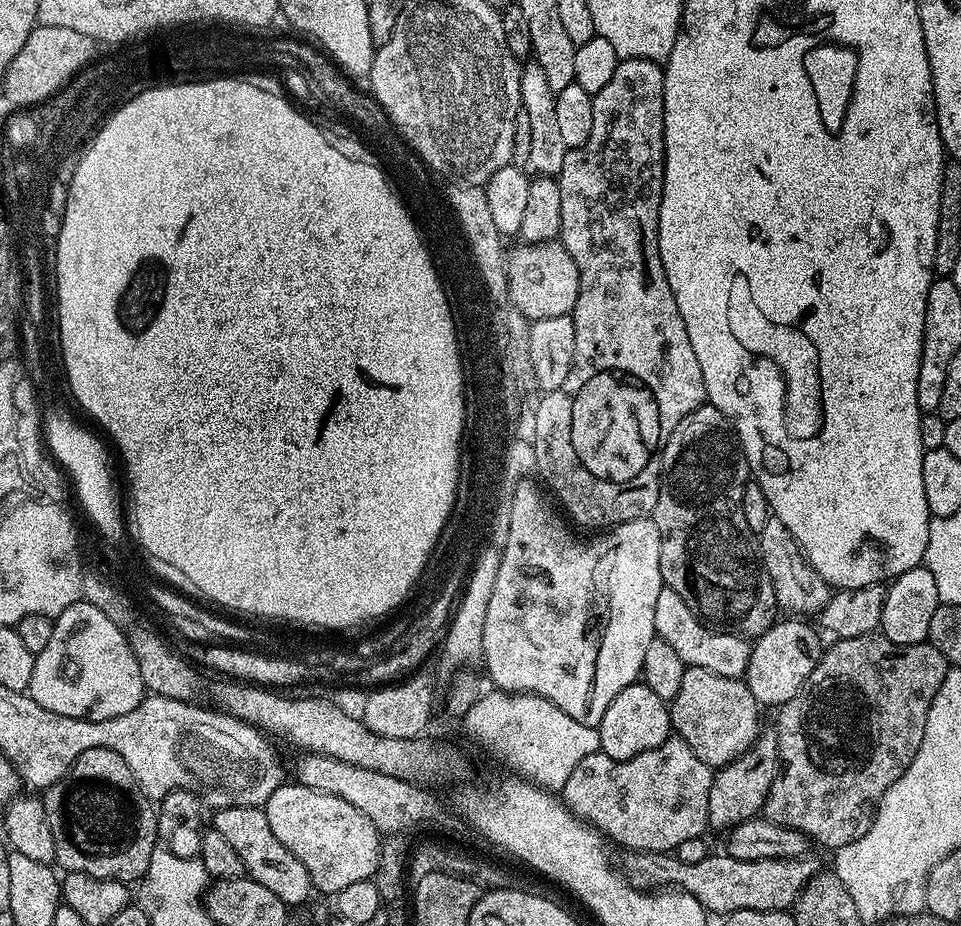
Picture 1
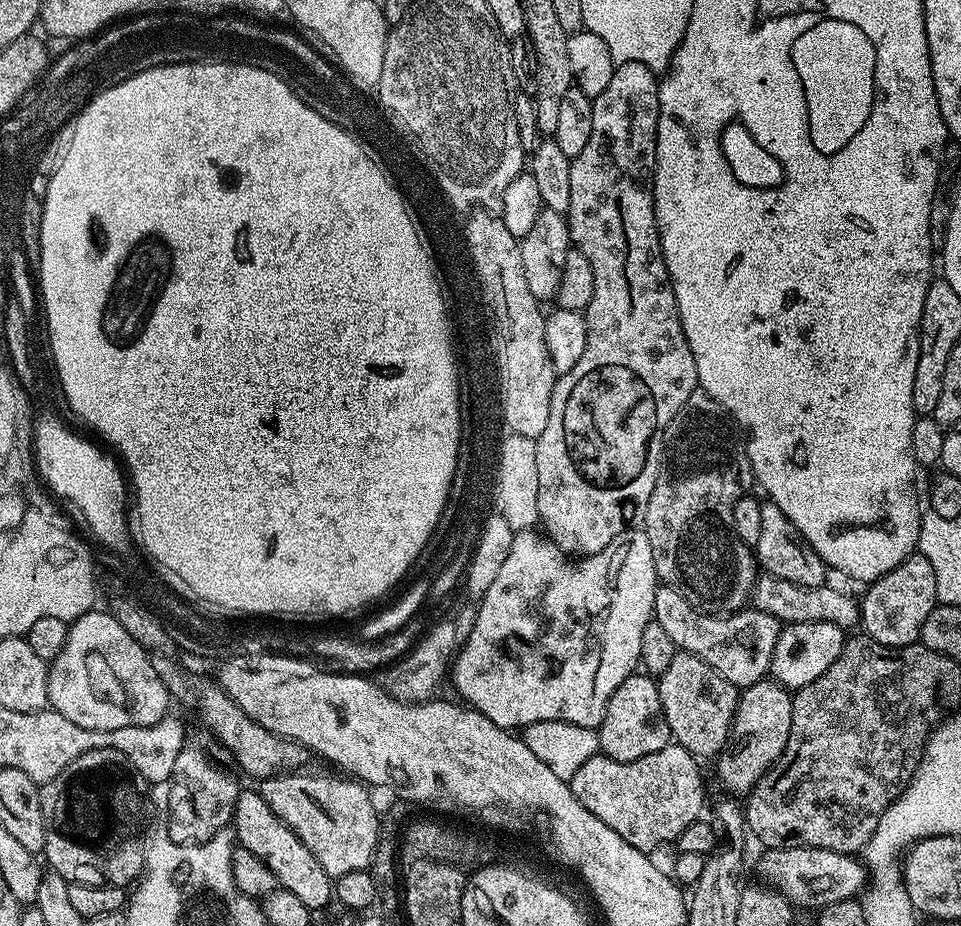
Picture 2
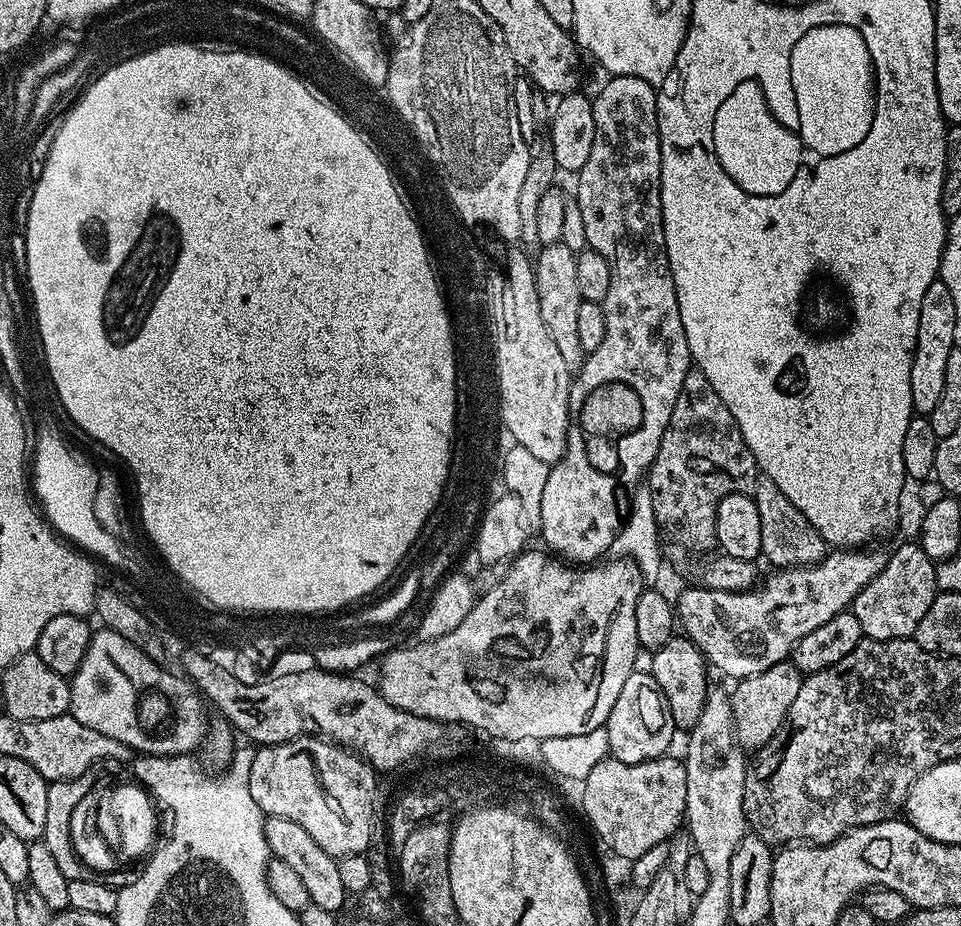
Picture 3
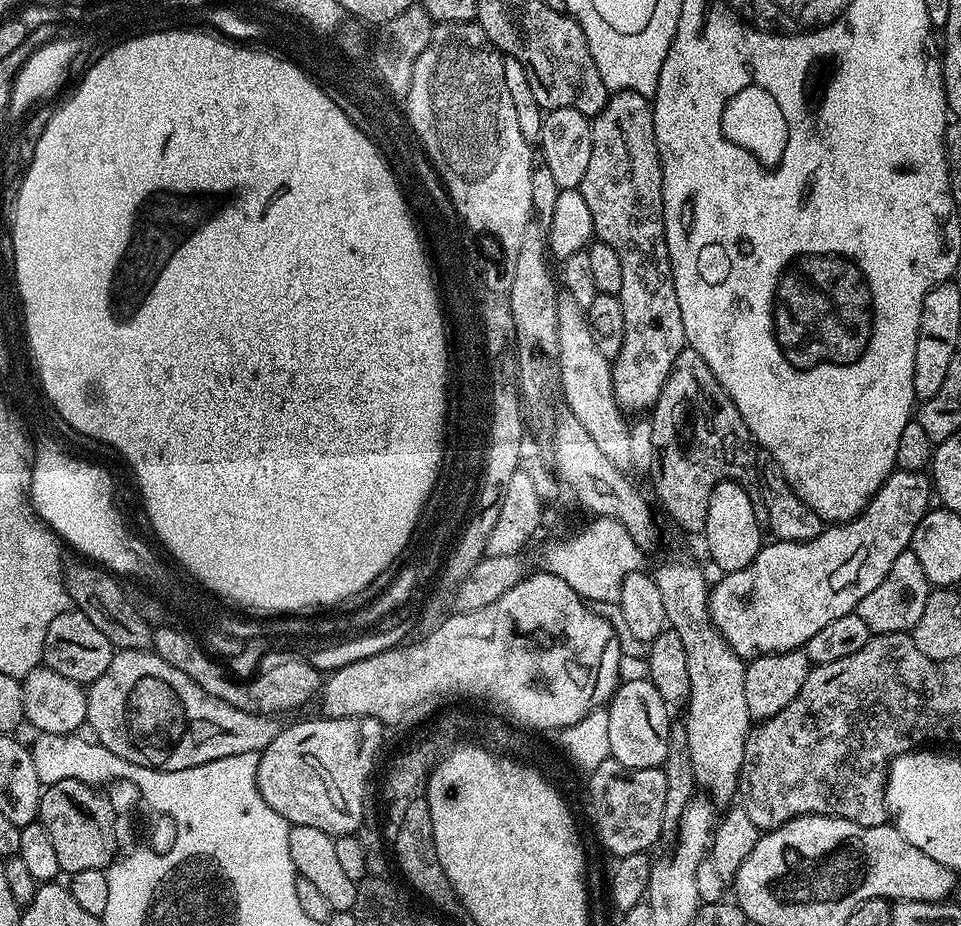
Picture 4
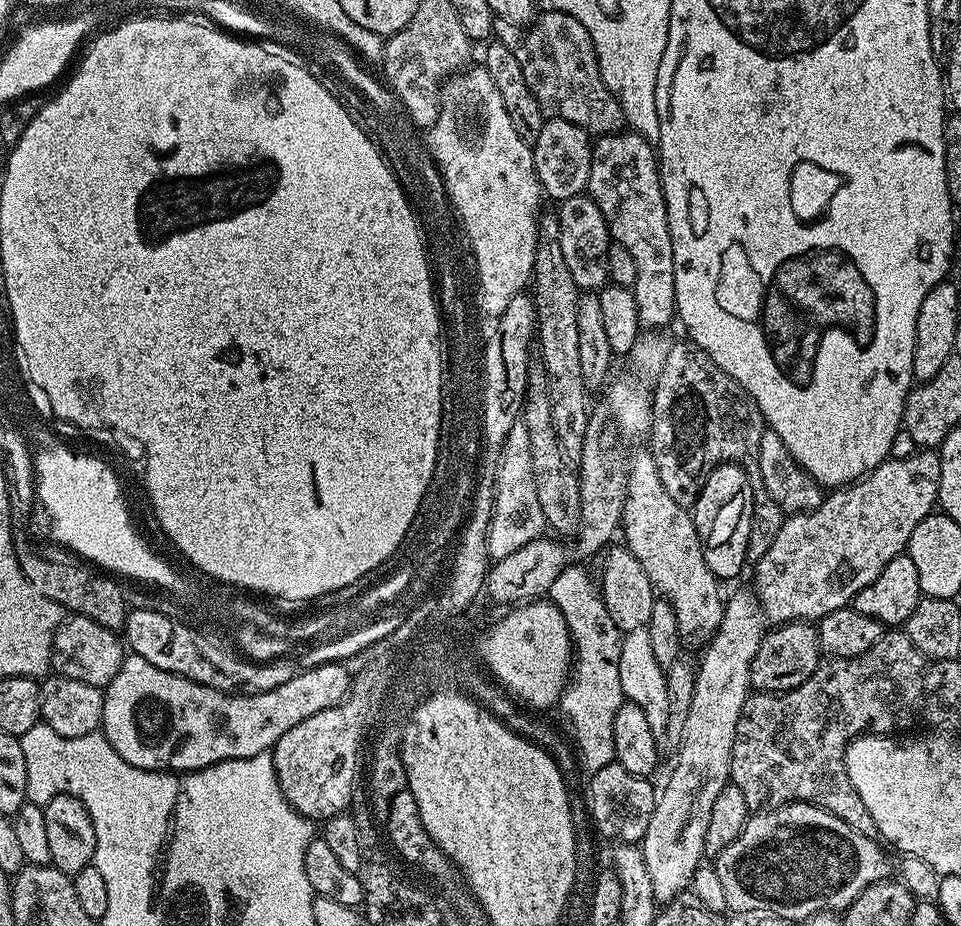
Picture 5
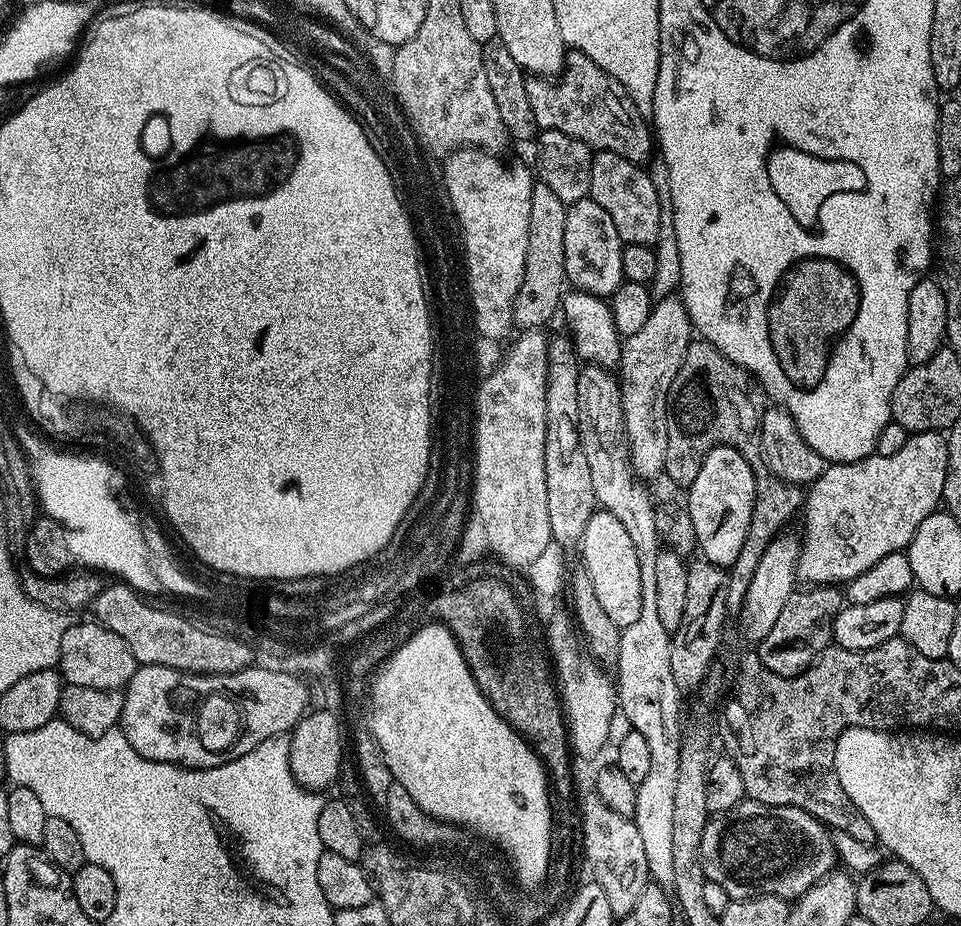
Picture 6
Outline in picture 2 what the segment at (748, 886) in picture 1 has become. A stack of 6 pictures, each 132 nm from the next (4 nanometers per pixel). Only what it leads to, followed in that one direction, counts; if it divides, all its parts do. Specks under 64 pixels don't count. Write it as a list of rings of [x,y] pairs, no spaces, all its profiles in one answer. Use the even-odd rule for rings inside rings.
[[[769,848],[763,854],[765,856],[760,860],[760,876],[764,880],[761,881],[781,892],[794,906],[802,904],[813,910],[819,910],[825,908],[827,904],[854,900],[865,891],[869,883],[865,865],[855,855],[846,852],[821,848]]]

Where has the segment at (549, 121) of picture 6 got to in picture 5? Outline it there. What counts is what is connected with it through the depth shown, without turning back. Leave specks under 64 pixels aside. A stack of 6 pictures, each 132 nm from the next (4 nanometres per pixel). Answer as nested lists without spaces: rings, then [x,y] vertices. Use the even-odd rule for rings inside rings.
[[[541,11],[525,28],[497,19],[495,39],[503,42],[514,53],[514,58],[518,58],[526,86],[530,86],[530,94],[534,94],[545,117],[565,119],[596,138],[621,131],[626,117],[618,98],[614,98],[600,76],[590,30],[570,14],[547,11]]]

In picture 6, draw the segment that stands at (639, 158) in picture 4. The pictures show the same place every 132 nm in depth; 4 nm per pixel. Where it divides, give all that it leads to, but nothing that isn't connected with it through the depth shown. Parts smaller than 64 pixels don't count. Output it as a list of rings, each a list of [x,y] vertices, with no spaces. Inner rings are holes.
[[[596,152],[590,170],[590,199],[610,214],[625,244],[655,245],[658,238],[658,190],[650,182],[647,171],[634,162],[626,162],[622,154]]]

